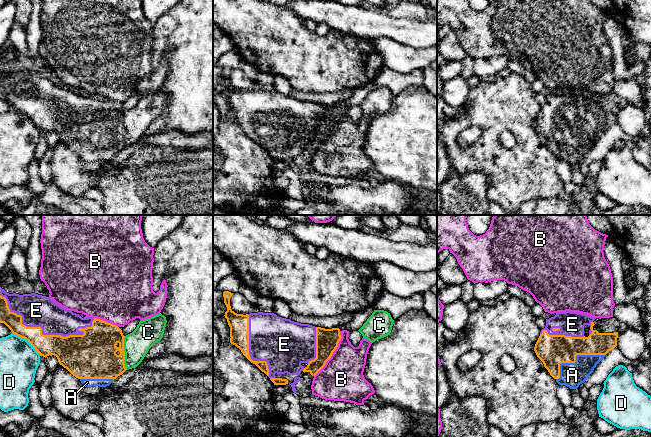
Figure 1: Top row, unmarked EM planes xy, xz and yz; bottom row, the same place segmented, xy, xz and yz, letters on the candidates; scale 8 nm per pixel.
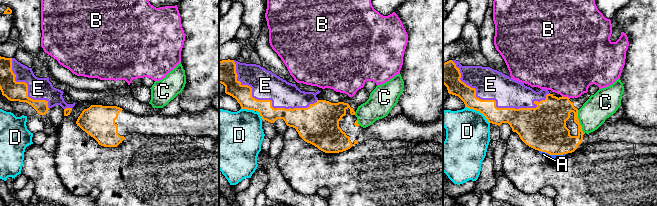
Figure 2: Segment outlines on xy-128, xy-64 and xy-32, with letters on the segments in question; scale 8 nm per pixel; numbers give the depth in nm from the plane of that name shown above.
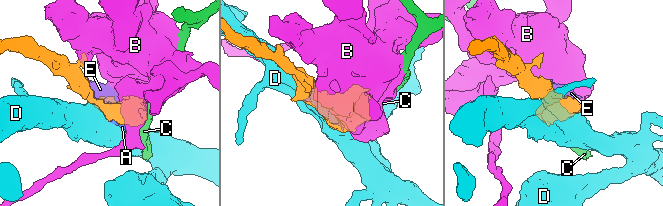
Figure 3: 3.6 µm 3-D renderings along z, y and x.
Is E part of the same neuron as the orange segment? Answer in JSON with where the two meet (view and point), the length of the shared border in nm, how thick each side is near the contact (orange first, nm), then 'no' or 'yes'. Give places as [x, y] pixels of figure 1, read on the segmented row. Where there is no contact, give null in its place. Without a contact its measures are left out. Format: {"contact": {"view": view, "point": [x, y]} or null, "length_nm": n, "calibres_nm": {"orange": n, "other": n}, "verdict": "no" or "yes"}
{"contact": {"view": "xy", "point": [41, 333]}, "length_nm": 800, "calibres_nm": {"orange": 220, "other": 260}, "verdict": "yes"}

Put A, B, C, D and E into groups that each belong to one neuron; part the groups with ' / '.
A E / B / C / D

